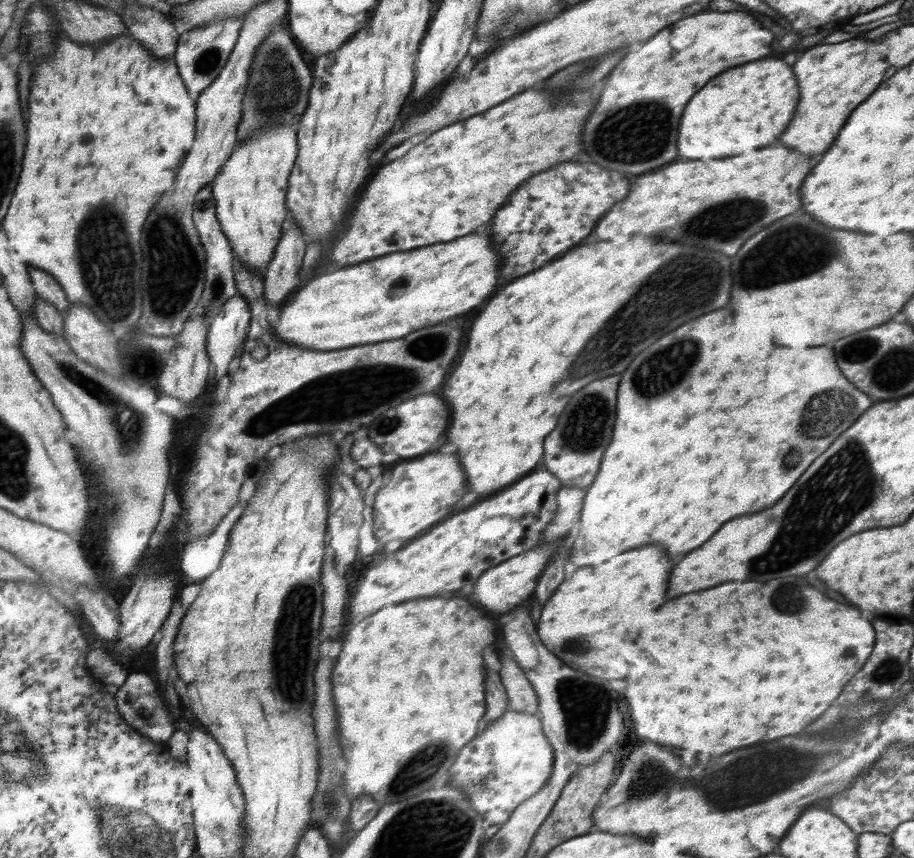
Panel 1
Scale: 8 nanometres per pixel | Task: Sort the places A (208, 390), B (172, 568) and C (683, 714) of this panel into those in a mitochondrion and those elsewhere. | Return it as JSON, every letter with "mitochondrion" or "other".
{"A":"other","B":"other","C":"other"}

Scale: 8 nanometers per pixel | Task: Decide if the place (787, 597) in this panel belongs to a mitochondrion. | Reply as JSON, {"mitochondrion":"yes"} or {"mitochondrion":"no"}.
{"mitochondrion":"yes"}

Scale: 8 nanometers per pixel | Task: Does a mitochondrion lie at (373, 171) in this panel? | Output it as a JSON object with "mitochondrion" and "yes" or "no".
{"mitochondrion":"no"}

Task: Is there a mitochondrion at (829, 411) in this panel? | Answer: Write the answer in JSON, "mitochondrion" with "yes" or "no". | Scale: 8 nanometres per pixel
{"mitochondrion":"yes"}

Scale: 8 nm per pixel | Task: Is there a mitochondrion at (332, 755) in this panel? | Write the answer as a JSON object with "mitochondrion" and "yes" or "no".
{"mitochondrion":"yes"}

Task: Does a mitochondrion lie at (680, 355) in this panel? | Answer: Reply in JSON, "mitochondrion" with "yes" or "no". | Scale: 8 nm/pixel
{"mitochondrion":"yes"}

